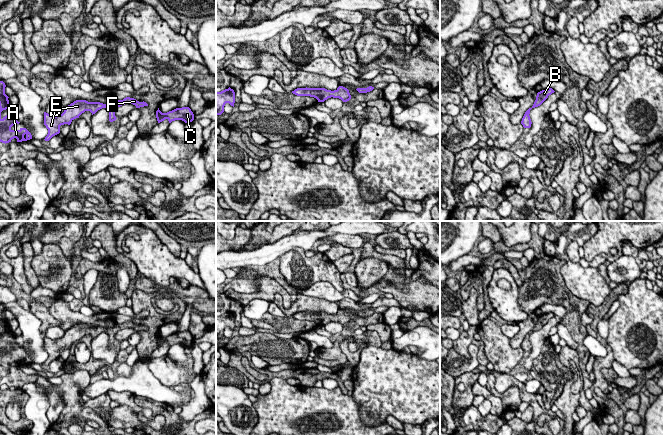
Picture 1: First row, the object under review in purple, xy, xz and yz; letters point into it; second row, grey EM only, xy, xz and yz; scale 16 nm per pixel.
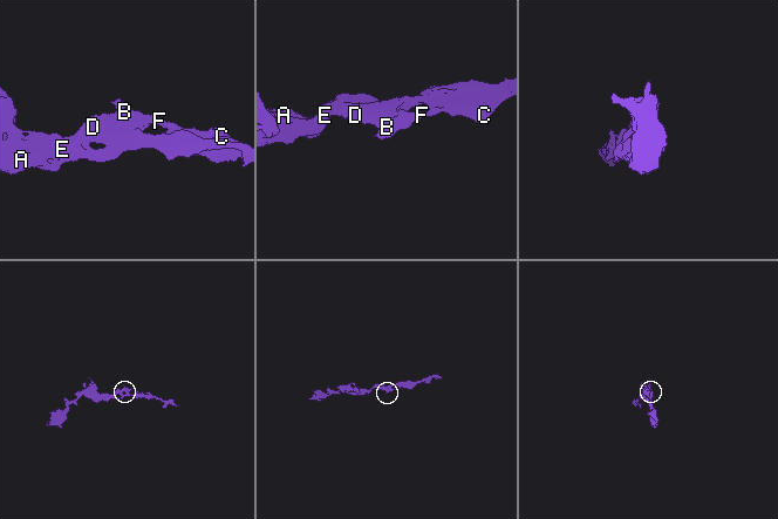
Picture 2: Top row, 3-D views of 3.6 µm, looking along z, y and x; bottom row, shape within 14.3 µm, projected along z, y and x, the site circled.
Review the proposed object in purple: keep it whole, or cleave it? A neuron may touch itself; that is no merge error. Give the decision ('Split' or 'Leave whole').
Leave whole

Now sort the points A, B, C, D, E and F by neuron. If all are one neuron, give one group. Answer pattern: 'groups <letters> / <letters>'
groups A B C D E F

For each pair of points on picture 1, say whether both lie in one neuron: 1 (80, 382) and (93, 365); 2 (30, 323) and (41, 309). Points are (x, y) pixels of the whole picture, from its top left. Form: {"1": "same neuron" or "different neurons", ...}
{"1": "different neurons", "2": "different neurons"}

